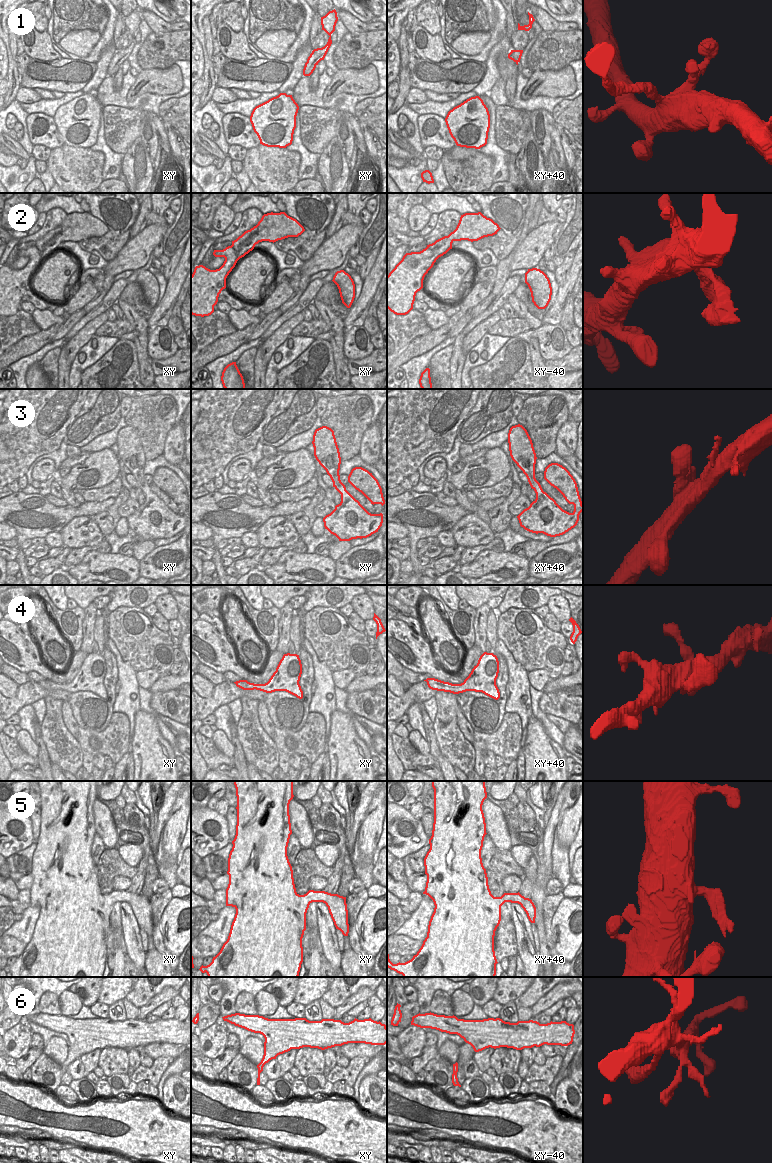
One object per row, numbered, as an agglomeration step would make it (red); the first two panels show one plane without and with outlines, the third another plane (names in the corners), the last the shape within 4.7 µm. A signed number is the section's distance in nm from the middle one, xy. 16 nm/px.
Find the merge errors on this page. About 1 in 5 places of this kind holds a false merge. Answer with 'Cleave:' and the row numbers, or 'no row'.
Cleave: no row

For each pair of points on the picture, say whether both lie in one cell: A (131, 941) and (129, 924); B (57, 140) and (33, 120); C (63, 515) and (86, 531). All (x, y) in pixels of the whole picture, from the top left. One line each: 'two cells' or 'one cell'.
A: one cell
B: one cell
C: two cells

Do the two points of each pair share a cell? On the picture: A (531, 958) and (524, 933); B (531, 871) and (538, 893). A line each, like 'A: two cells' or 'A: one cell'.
A: one cell
B: one cell

